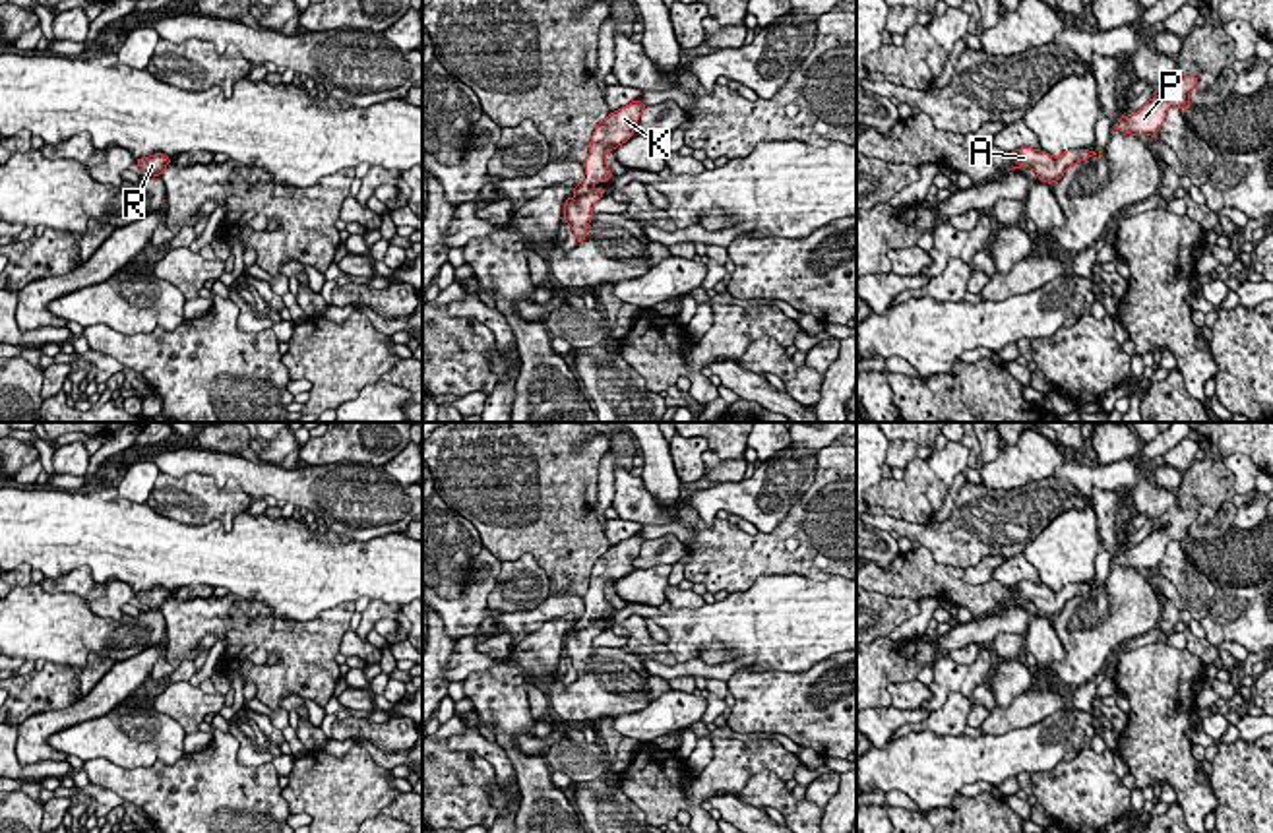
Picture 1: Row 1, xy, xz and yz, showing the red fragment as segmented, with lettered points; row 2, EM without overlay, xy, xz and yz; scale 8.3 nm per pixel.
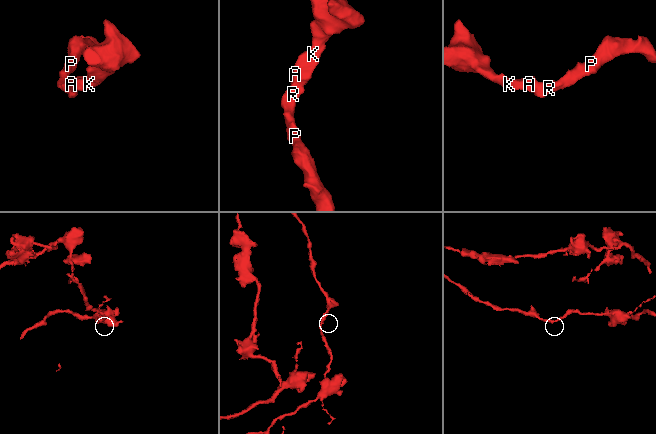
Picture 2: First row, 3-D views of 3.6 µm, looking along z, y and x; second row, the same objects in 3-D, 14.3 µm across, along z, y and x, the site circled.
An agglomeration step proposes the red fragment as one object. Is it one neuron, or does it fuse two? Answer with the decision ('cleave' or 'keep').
keep

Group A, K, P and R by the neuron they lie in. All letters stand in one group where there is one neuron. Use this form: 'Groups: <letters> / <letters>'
Groups: A K P R

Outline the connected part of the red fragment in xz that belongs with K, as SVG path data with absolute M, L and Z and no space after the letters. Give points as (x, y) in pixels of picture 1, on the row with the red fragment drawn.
M636 99L601 120L591 136L589 155L583 163L585 176L579 186L572 188L577 198L568 198L564 205L564 221L577 236L577 244L585 240L593 217L593 205L605 196L605 190L593 190L591 186L612 178L605 153L608 149L614 153L620 143L626 143L634 136L634 126L645 107L647 105Z

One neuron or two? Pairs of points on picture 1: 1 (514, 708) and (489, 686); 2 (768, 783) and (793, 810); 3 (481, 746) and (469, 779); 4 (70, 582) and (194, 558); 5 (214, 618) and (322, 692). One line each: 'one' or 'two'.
1: one
2: one
3: two
4: two
5: one

